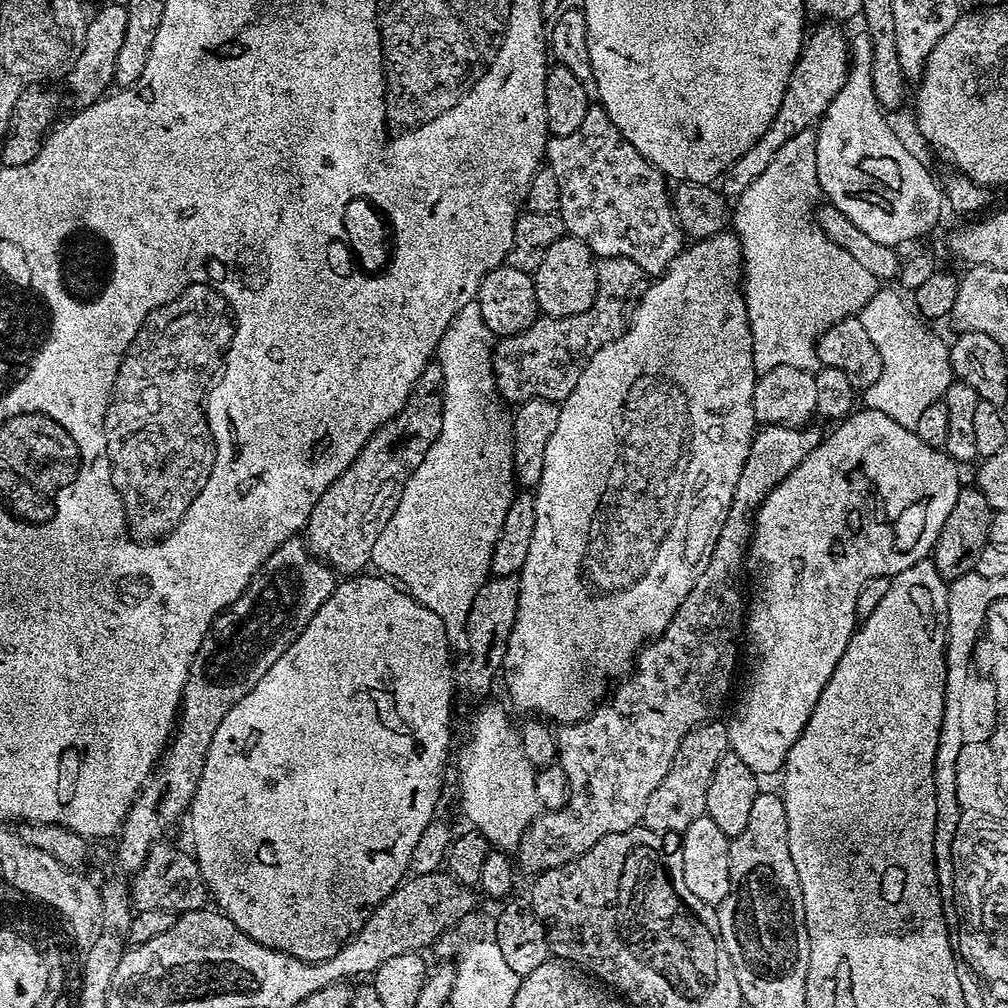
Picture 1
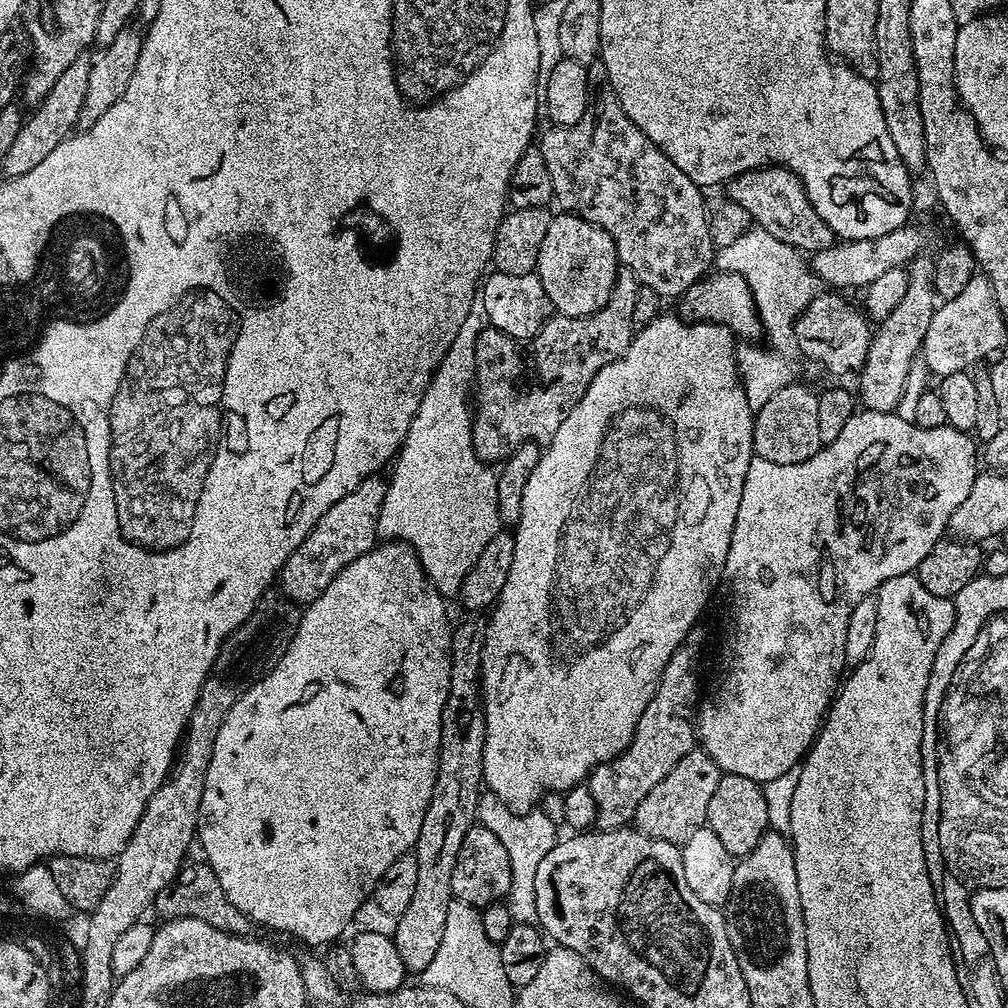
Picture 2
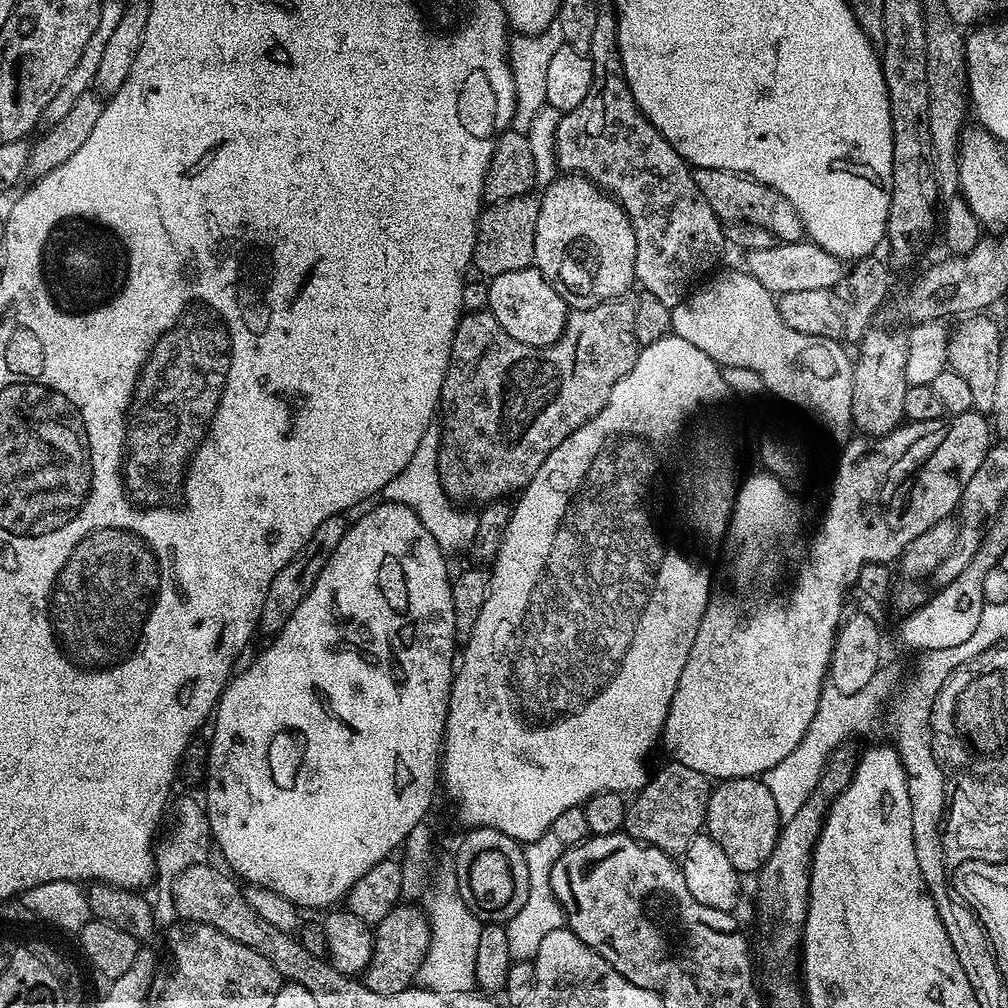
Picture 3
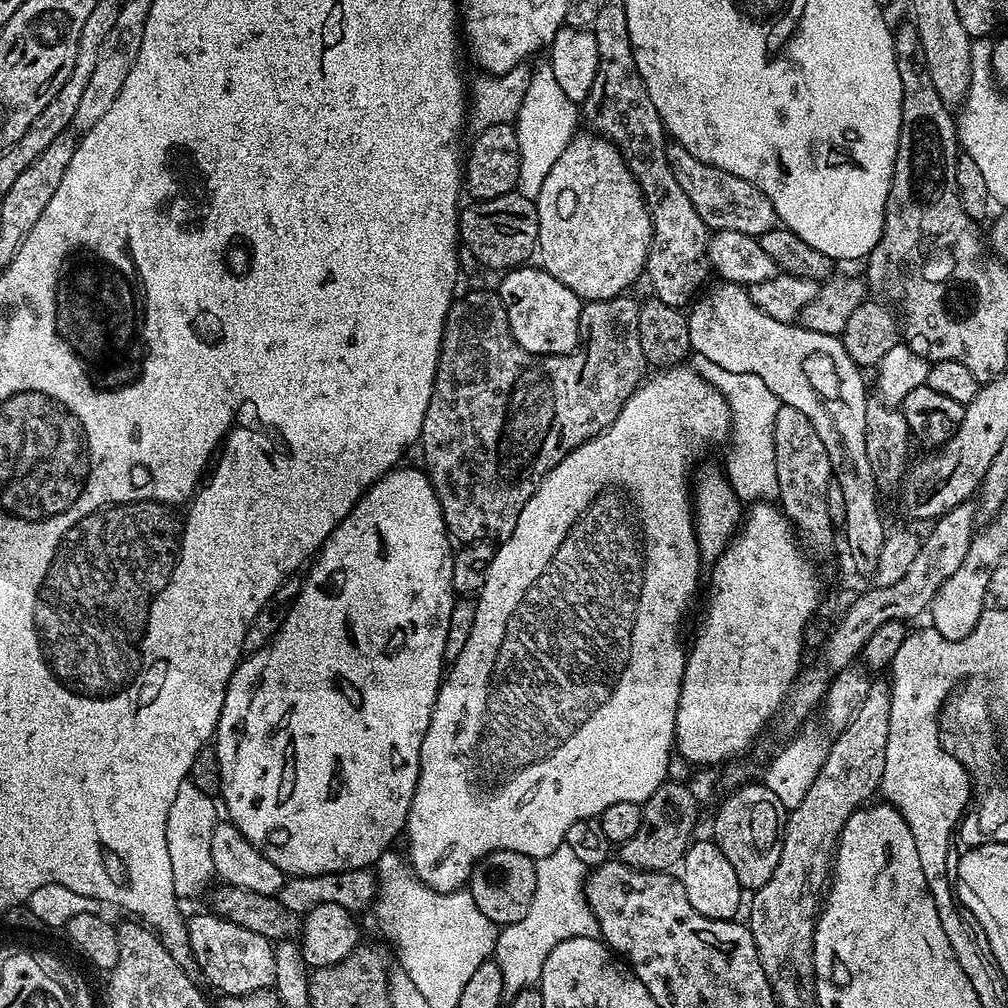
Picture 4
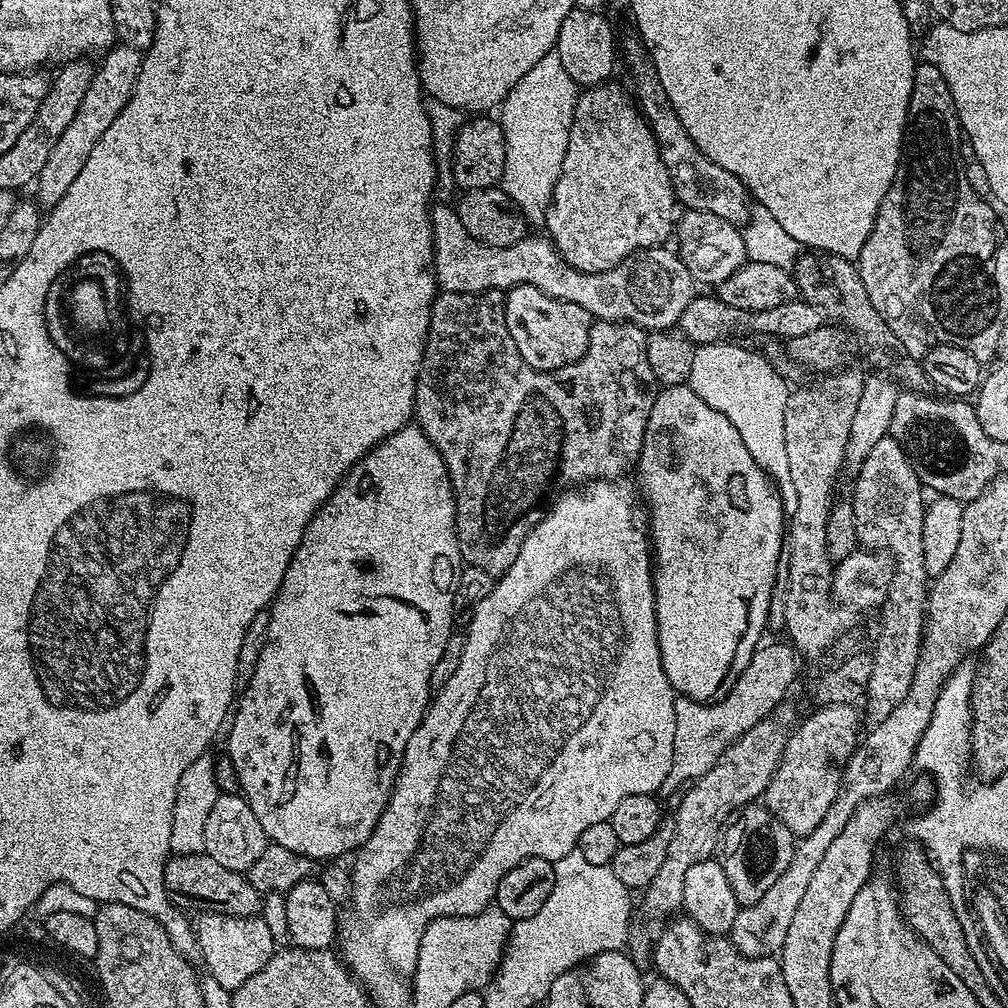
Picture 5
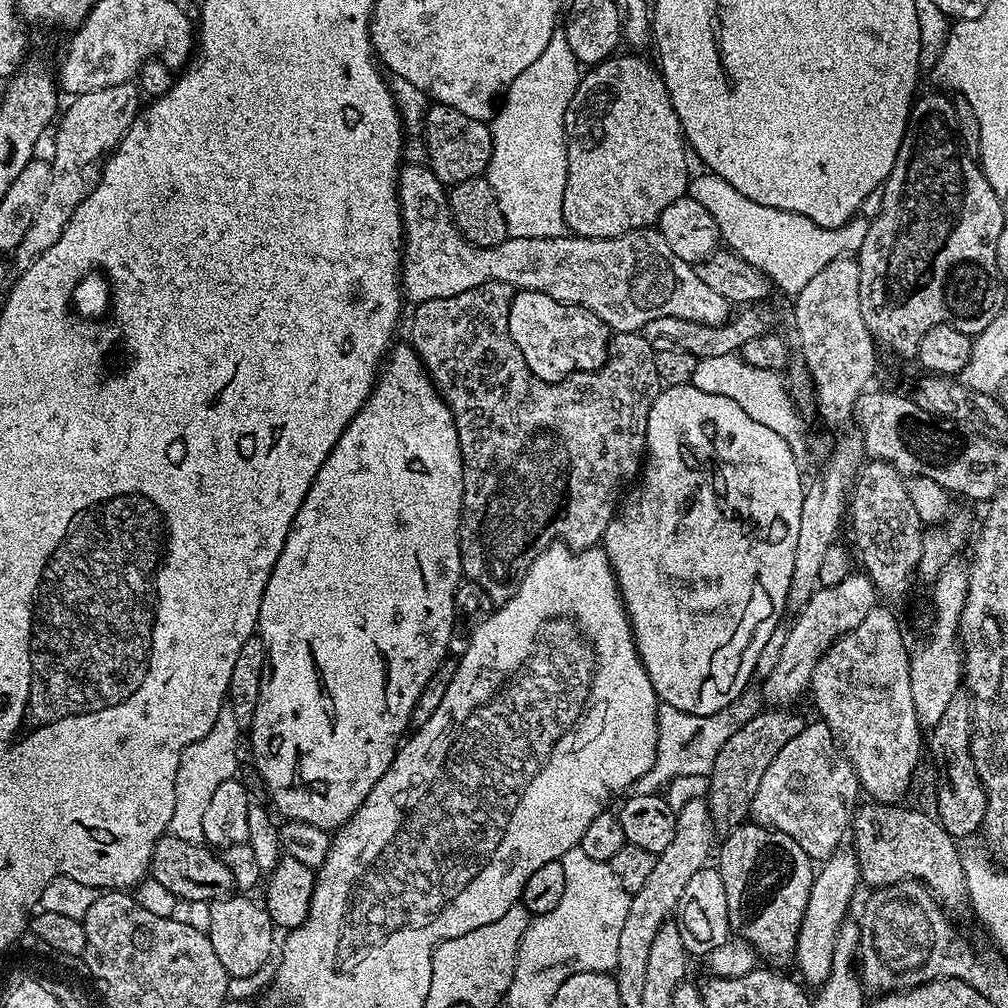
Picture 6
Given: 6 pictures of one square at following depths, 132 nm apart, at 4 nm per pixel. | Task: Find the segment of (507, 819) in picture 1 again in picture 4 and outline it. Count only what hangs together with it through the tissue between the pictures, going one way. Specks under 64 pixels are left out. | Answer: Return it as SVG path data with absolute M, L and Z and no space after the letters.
M566 843L558 846L554 854L546 854L546 858L536 861L534 902L530 902L526 918L505 924L496 933L494 959L502 970L505 993L515 994L539 985L542 966L546 966L546 958L550 958L550 950L554 950L558 942L566 942L568 938L600 936L600 927L584 893L585 879L584 863Z

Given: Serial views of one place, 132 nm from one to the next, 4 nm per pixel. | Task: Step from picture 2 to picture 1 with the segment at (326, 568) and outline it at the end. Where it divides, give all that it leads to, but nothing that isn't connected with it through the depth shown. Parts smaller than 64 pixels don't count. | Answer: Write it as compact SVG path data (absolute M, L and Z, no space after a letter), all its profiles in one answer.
M429 363L400 413L373 432L354 462L350 462L348 469L312 507L306 525L308 551L341 577L355 577L371 565L374 541L382 534L388 516L394 514L408 476L422 462L426 450L430 450L442 430L443 386L439 364Z

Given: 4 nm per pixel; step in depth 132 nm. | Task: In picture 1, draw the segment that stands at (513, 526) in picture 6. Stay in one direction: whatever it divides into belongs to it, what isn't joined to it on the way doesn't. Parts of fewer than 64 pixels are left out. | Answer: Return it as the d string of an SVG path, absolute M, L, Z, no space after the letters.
M617 256L597 259L594 267L596 297L585 312L573 316L541 315L525 332L495 341L492 369L501 401L509 405L512 403L512 406L525 404L528 400L564 401L574 386L578 386L582 370L590 358L594 358L596 351L623 334L626 327L622 314L623 299L628 295L630 286L642 276L640 268L630 262L630 258Z

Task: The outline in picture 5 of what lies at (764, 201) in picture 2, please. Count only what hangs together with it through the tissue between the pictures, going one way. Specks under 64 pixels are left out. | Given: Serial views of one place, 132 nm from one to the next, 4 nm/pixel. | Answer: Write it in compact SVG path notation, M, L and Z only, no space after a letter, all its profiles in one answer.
M629 30L624 36L624 41L618 44L622 53L622 60L628 63L628 72L640 91L638 107L644 116L644 121L650 126L654 134L654 142L658 142L658 150L662 154L662 162L666 162L666 170L670 174L672 189L676 192L676 199L685 209L702 210L706 214L718 214L726 222L737 226L748 223L750 215L750 197L744 183L730 170L722 170L718 162L710 162L698 146L686 134L686 126L678 122L678 114L674 114L674 106L670 106L670 98L666 98L666 90L662 90L662 82L658 82L658 74L654 70L648 51L642 42L639 32Z

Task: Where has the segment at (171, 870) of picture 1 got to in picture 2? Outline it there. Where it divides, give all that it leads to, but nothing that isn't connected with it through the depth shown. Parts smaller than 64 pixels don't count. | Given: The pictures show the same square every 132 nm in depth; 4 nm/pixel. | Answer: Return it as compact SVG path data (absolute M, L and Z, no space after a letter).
M206 862L200 864L185 863L173 880L156 896L155 911L164 915L165 921L182 918L198 918L198 922L206 922L226 934L251 937L254 931L252 920L226 898L214 870Z

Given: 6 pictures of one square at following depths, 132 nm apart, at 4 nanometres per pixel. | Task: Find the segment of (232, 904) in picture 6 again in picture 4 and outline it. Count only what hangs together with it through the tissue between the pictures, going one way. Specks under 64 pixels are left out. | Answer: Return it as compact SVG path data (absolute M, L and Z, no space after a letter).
M205 914L187 921L190 934L190 946L194 958L198 962L203 979L208 979L216 988L221 988L224 996L245 996L251 992L262 992L271 989L276 983L274 978L274 944L261 934L246 930L246 926L235 925L220 916Z

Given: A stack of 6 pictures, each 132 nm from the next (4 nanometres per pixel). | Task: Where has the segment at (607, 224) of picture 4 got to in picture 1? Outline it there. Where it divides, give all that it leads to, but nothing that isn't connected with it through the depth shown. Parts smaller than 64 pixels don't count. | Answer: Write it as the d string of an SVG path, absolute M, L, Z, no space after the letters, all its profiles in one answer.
M567 234L561 236L558 242L554 242L550 246L550 250L546 250L542 262L536 268L534 273L534 294L536 295L537 309L545 316L573 316L585 312L596 297L596 269L591 250L578 238Z

